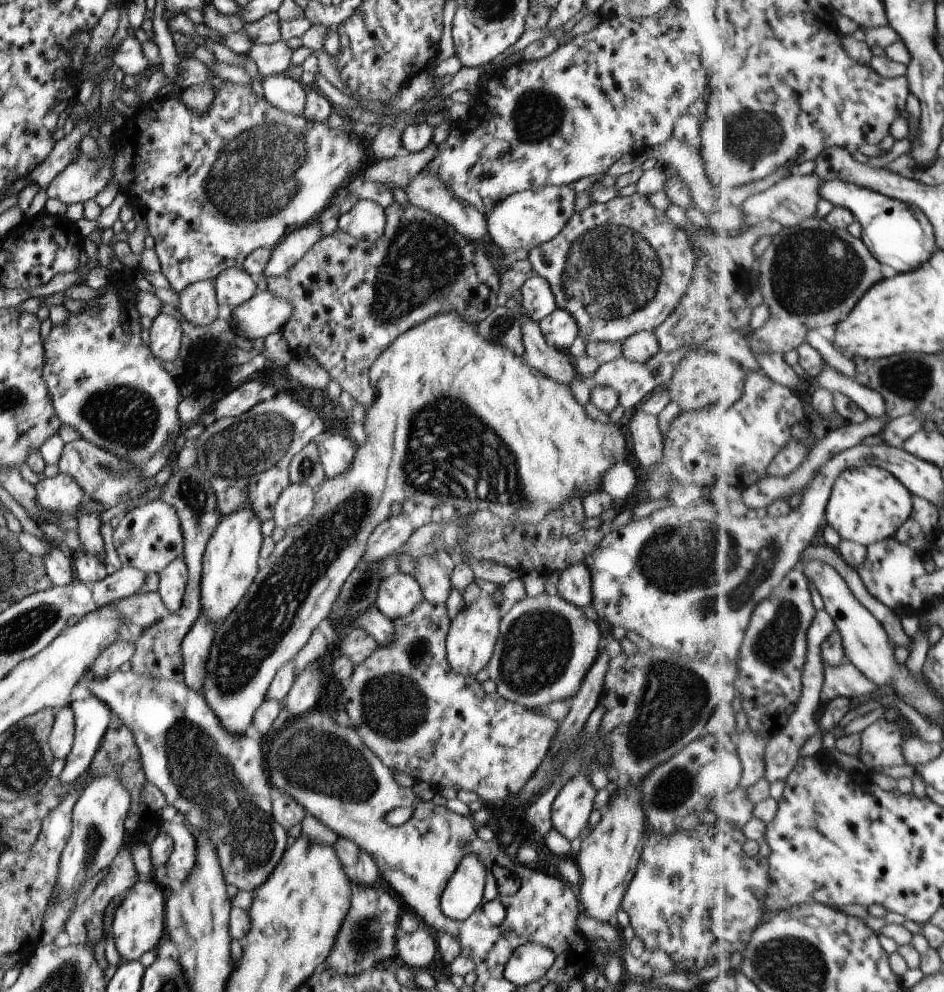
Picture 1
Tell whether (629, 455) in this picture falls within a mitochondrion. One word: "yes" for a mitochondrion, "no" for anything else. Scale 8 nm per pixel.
no

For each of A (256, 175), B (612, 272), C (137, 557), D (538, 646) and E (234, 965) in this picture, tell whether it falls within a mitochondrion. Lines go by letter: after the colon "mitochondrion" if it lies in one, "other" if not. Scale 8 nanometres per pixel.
A: mitochondrion
B: mitochondrion
C: other
D: mitochondrion
E: other

